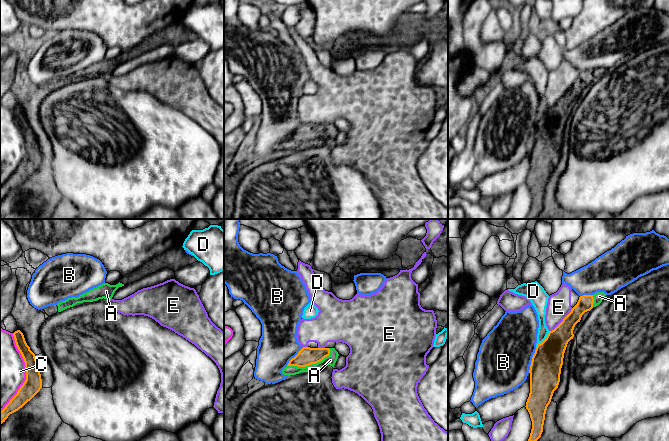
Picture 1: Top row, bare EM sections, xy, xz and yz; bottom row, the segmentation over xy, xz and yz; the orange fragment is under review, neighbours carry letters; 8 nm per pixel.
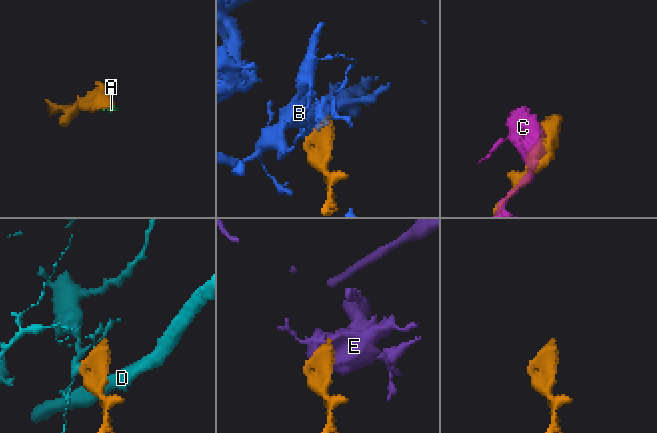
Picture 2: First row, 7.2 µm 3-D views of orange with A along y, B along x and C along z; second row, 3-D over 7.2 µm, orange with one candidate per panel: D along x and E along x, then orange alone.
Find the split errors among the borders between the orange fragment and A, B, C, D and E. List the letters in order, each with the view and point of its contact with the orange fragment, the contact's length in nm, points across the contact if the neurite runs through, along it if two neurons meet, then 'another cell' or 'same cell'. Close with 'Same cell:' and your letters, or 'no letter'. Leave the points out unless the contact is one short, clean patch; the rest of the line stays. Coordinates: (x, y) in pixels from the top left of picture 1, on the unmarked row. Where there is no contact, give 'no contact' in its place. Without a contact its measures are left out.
A: meets orange in xz at (310, 140); contact 380 nm long; runs through xz (306, 132), (310, 140), (320, 136), (330, 136); same cell
B: meets orange in yz at (532, 136); contact 220 nm long; another cell
C: meets orange in xy at (26, 149); contact 650 nm long; another cell
D: meets orange in yz at (544, 116); contact 170 nm long; border along yz (549, 107), (547, 112), (536, 123); another cell
E: meets orange in yz at (562, 97); contact 260 nm long; another cell
Same cell: A

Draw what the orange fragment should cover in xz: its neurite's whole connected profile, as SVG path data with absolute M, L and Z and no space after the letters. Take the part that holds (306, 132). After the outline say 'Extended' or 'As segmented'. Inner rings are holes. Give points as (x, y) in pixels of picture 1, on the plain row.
M303 123L282 146L284 151L296 151L301 148L319 146L326 141L334 143L338 128L335 124L310 124Z. Extended

